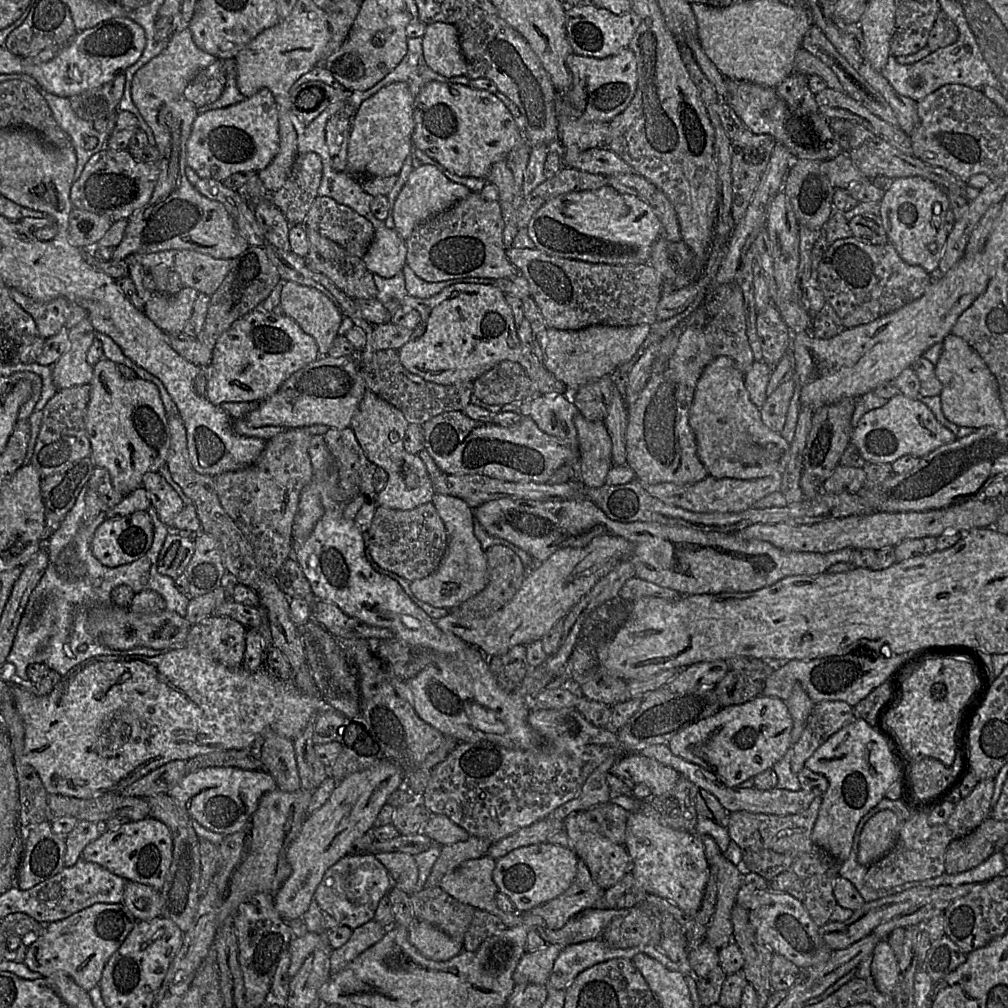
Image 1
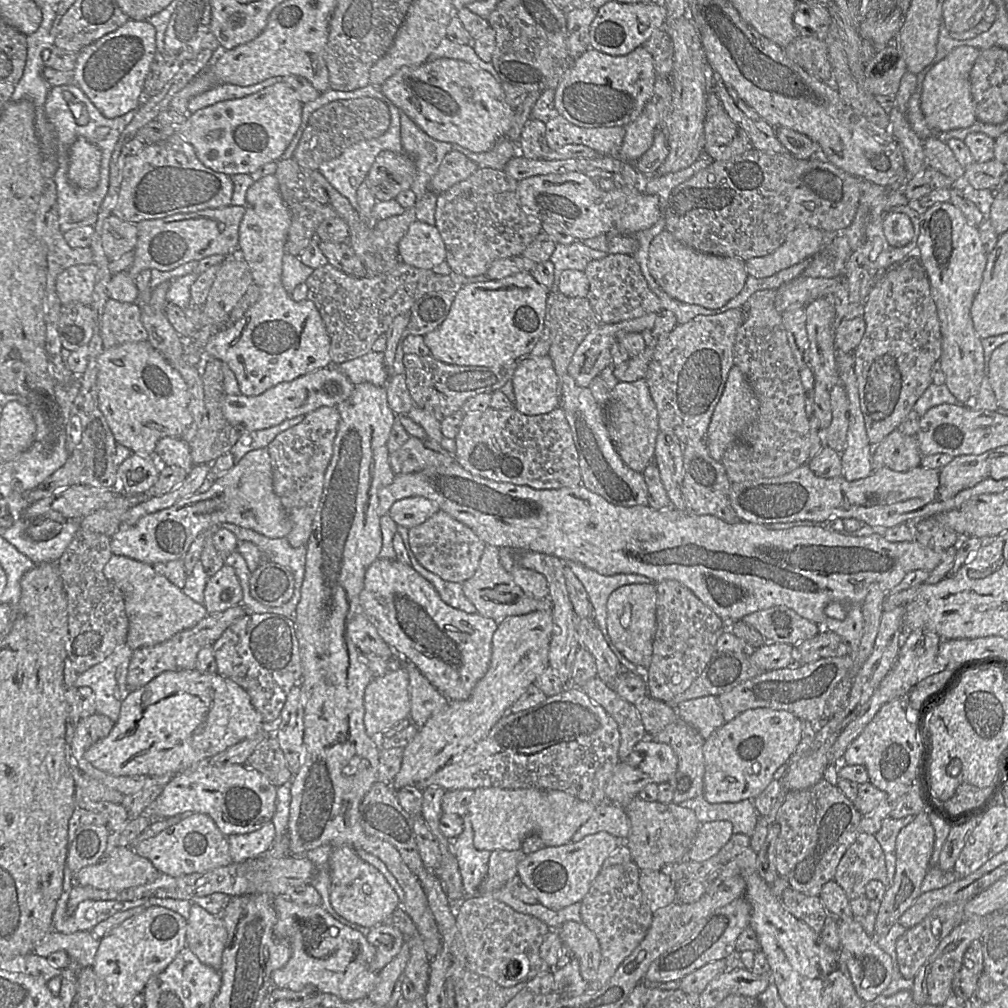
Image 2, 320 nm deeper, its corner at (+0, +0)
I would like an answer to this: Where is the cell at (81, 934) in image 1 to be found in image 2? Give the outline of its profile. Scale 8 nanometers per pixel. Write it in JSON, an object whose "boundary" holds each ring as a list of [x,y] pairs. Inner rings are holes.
{"boundary":[[[150,906],[108,931],[102,938],[95,955],[92,969],[108,986],[114,1002],[122,1007],[141,994],[148,980],[162,972],[187,947],[187,919],[170,909]]]}

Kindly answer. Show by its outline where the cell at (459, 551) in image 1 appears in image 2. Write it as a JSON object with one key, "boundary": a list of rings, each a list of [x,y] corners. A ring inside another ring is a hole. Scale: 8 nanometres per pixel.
{"boundary":[[[486,544],[476,572],[462,583],[463,592],[468,600],[475,606],[480,615],[501,620],[508,616],[528,614],[537,610],[550,608],[549,599],[534,599],[527,596],[514,582],[513,577],[500,563],[499,548]]]}

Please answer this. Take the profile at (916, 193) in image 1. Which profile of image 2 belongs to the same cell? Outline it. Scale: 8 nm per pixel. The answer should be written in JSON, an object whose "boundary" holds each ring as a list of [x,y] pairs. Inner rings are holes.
{"boundary":[[[940,202],[921,214],[920,233],[917,239],[917,257],[929,278],[931,295],[937,307],[941,326],[942,353],[938,360],[945,374],[945,385],[960,404],[970,404],[986,377],[986,362],[982,339],[975,331],[971,318],[971,306],[982,282],[987,263],[987,252],[976,226],[971,225],[962,211],[949,202]]]}

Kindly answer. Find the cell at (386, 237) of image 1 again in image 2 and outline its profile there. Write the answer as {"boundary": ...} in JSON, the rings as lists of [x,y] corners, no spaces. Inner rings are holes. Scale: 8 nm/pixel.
{"boundary":[[[413,222],[396,246],[399,260],[408,265],[432,269],[446,260],[446,247],[435,225]]]}

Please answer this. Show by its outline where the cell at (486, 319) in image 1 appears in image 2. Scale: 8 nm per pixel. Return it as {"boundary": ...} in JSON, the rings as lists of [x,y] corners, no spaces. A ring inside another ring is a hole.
{"boundary":[[[520,272],[500,280],[487,280],[465,285],[456,294],[446,319],[433,331],[424,335],[425,344],[435,359],[459,366],[501,366],[528,356],[539,341],[545,327],[546,301],[550,290],[539,284],[530,272]]]}

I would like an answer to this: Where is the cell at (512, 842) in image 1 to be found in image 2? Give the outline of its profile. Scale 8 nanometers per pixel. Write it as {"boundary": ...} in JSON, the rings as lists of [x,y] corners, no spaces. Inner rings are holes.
{"boundary":[[[613,803],[598,805],[587,822],[573,835],[571,843],[600,832],[609,833],[620,840],[627,838],[630,821],[623,807]]]}

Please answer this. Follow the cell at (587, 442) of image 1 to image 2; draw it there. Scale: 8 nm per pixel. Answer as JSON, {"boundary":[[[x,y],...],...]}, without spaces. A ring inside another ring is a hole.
{"boundary":[[[646,381],[618,382],[611,391],[604,415],[615,450],[628,467],[642,473],[653,463],[656,438],[660,431],[657,408]]]}

